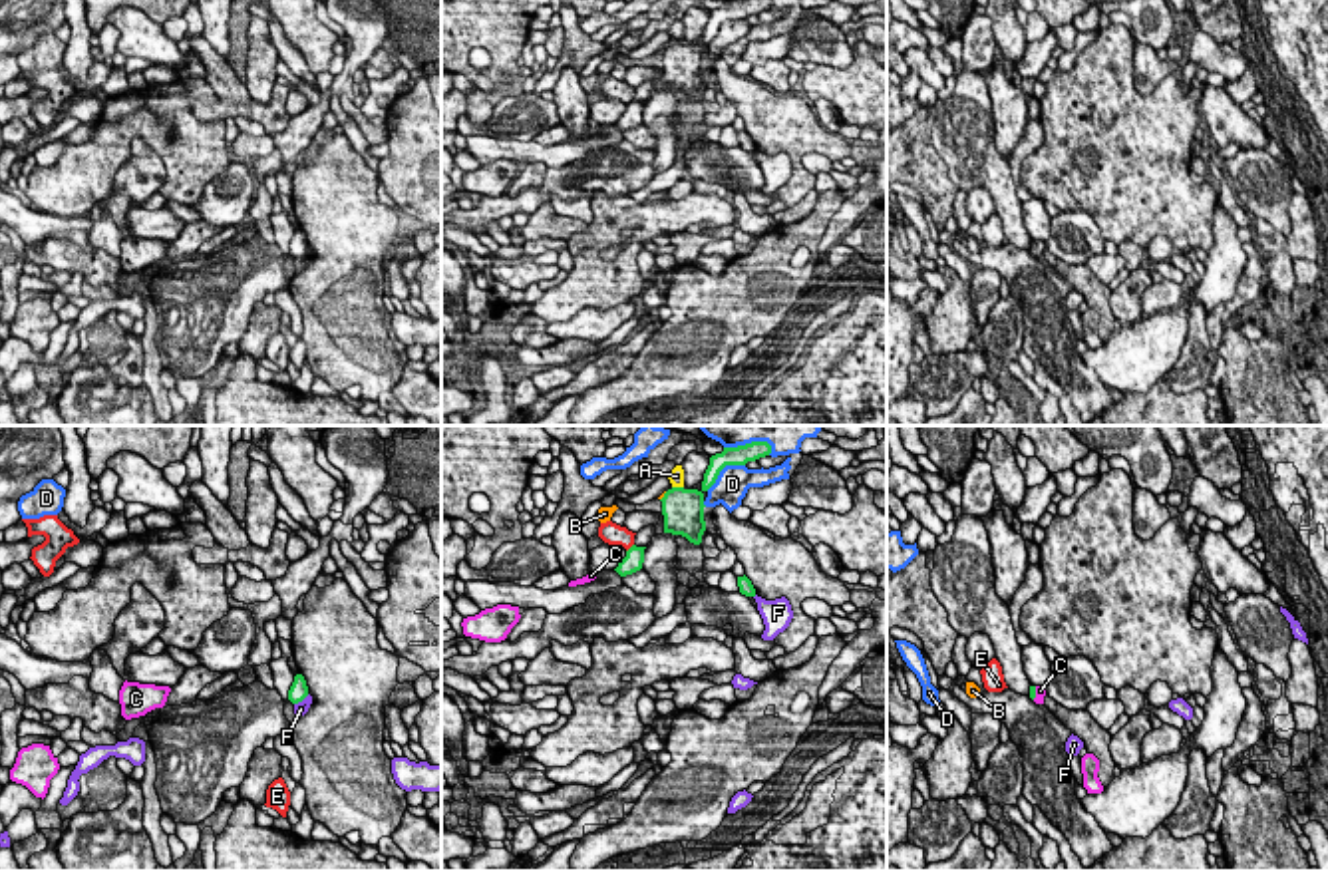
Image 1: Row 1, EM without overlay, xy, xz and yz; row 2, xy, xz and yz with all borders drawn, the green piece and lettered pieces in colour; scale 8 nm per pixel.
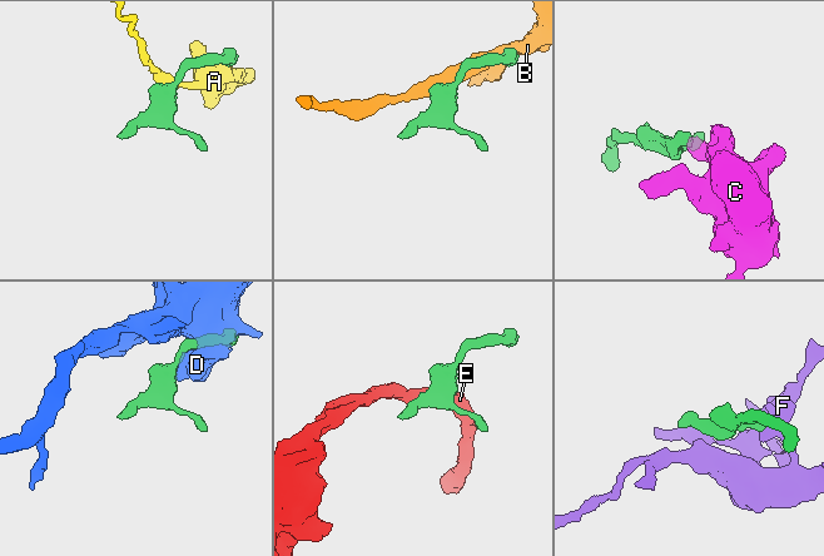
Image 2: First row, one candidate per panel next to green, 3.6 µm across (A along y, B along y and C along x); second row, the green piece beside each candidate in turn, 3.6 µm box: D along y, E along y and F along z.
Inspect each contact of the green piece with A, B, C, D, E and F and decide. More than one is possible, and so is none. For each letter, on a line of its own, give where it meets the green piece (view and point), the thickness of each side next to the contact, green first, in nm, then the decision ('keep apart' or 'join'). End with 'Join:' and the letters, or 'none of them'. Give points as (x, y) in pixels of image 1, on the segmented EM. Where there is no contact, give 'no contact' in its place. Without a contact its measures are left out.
A: meets green in xz at (678, 488); 340 nm thick on the green side, 130 nm on the other; keep apart
B: meets green in xz at (664, 496); 340 nm thick on the green side, 30 nm on the other; keep apart
C: meets green in yz at (1034, 693); 60 nm thick on the green side, 100 nm on the other; join
D: meets green in xz at (722, 468); 160 nm thick on the green side, 280 nm on the other; keep apart
E: meets green in xz at (631, 547); 160 nm thick on the green side, 170 nm on the other; keep apart
F: meets green in xy at (301, 700); 160 nm thick on the green side, 120 nm on the other; keep apart
Join: C

